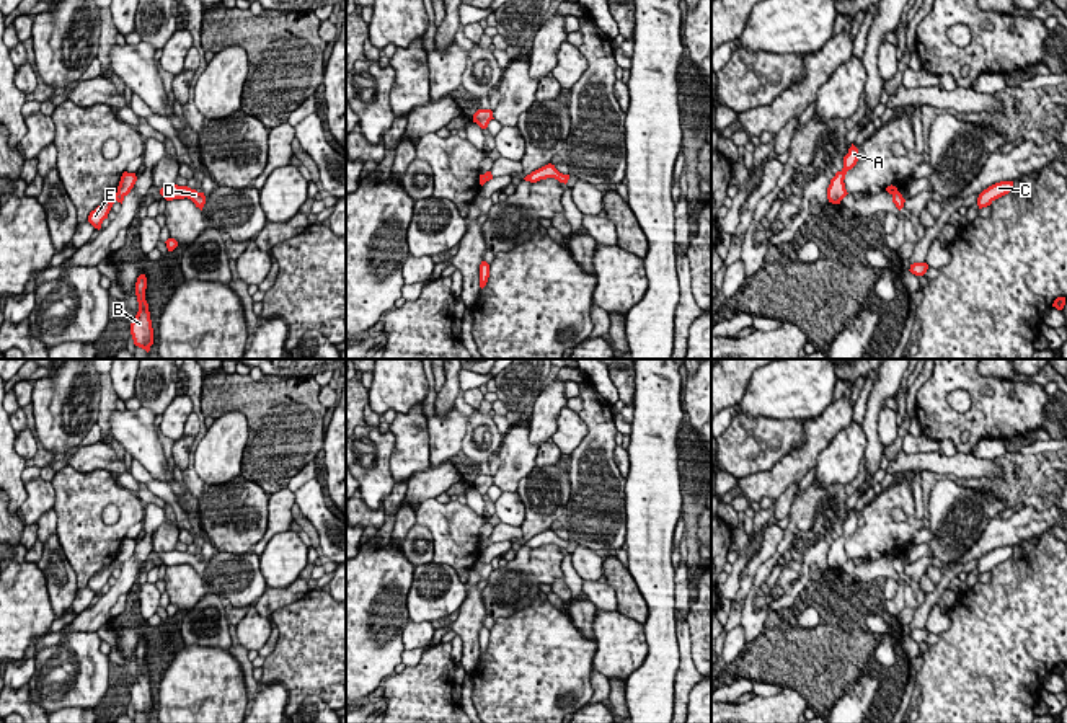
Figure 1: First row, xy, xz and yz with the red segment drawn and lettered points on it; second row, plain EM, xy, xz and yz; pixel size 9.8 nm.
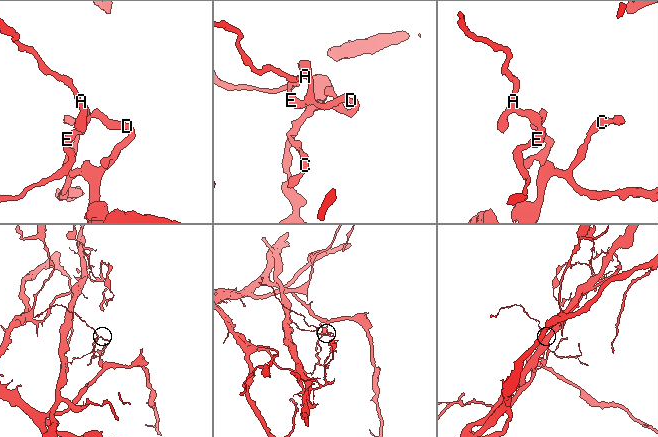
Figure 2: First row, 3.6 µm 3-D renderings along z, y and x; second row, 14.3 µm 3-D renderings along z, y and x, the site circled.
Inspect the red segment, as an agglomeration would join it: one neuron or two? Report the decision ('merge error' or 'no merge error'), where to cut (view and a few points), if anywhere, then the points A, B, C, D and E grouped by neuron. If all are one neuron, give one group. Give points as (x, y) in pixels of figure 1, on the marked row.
merge error | xy (116, 193), (123, 198) | A B C D / E

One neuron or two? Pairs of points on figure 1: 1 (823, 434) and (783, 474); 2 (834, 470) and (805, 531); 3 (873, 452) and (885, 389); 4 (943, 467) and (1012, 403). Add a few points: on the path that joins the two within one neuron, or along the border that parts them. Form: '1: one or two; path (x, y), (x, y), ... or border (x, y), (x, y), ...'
1: one; path (814, 444), (793, 465)
2: two; border (814, 480), (821, 487), (844, 485)
3: one; path (872, 436), (873, 405)
4: two; border (958, 451), (971, 456)

